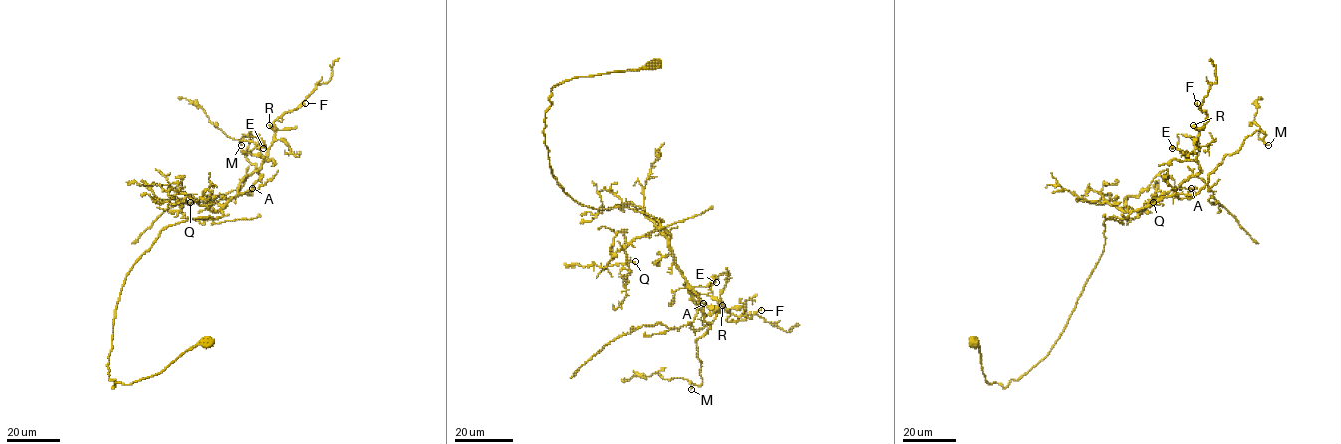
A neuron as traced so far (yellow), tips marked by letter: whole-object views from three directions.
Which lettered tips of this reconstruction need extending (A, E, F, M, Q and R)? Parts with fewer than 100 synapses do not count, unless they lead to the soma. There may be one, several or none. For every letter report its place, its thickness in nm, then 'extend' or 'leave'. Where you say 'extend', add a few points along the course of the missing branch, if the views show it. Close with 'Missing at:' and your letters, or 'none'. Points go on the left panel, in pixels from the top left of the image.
A: (252, 188) | 160 nm | leave
E: (263, 148) | 170 nm | leave
F: (305, 103) | 200 nm | leave
M: (241, 145) | 200 nm | extend
Q: (190, 202) | 150 nm | leave
R: (269, 125) | 130 nm | leave
Missing at: M

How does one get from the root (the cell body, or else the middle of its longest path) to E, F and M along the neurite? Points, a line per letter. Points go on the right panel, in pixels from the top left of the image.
E: (972, 343), (989, 384), (1005, 388), (1036, 365), (1102, 253), (1105, 220), (1153, 206), (1201, 172), (1172, 148)
F: (972, 343), (986, 381), (1004, 388), (1047, 354), (1102, 253), (1105, 220), (1201, 172), (1207, 116), (1197, 103)
M: (972, 343), (989, 384), (1019, 379), (1064, 328), (1102, 253), (1106, 219), (1197, 194), (1257, 130), (1268, 145)

